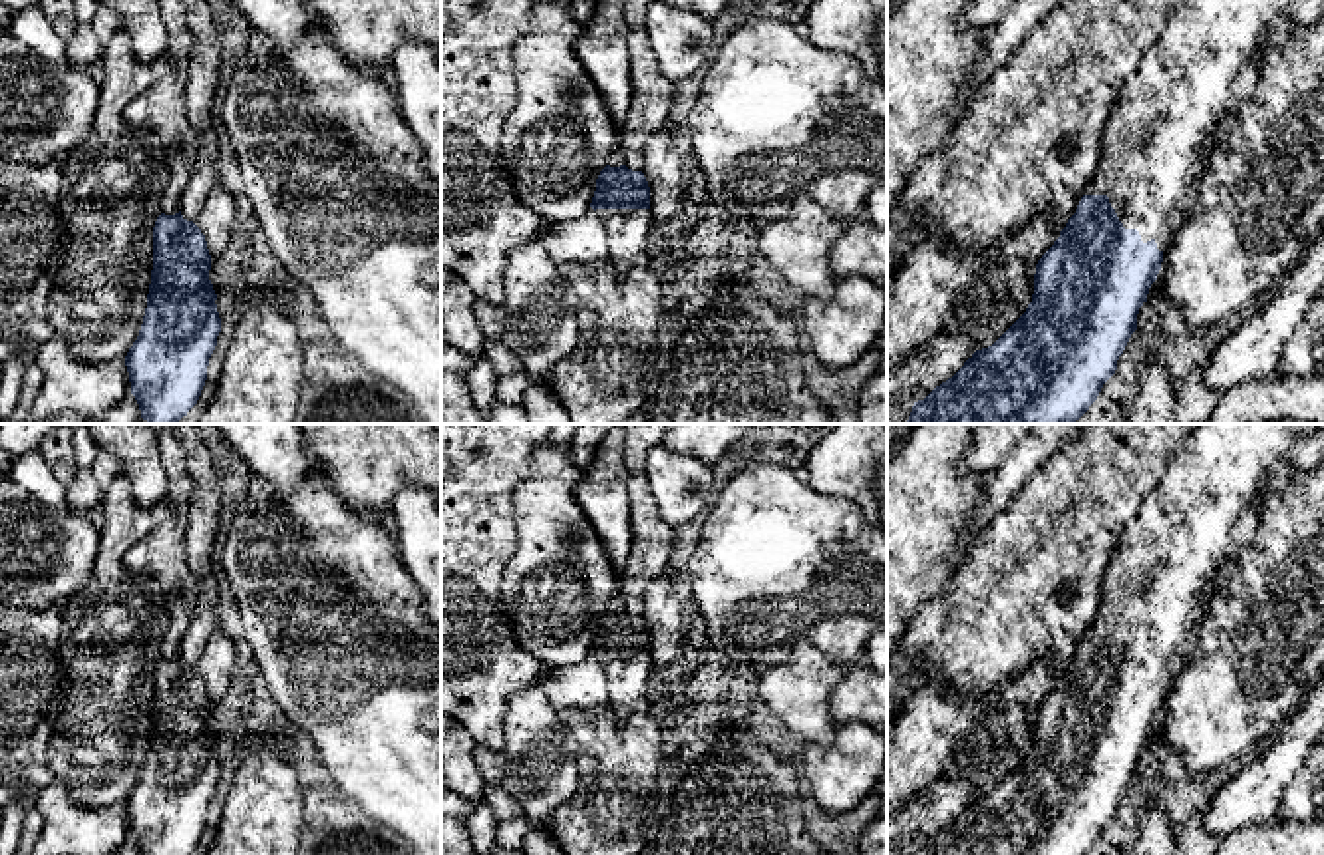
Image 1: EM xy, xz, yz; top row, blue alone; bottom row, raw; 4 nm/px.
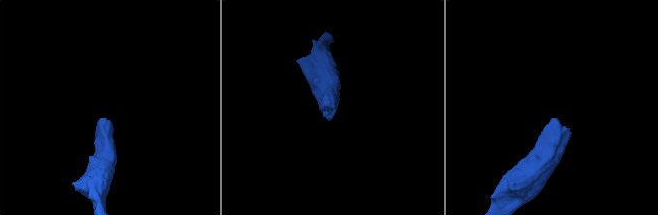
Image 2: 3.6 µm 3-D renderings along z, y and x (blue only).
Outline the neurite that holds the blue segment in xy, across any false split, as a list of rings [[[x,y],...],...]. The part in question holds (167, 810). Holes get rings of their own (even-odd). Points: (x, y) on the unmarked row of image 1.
[[[181,656],[161,658],[153,672],[153,716],[143,770],[125,801],[139,855],[191,855],[197,849],[221,777],[209,716],[211,700],[201,674]]]

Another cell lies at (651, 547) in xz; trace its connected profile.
[[[628,471],[626,493],[630,497],[632,541],[624,569],[618,575],[618,593],[626,597],[624,610],[632,616],[644,614],[644,591],[650,581],[668,571],[674,529],[658,513],[644,471]]]

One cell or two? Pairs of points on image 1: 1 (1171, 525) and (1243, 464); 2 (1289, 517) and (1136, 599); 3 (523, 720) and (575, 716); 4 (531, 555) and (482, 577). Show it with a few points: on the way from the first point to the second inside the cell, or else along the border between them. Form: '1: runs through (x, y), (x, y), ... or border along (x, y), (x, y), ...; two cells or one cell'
1: runs through (1189, 510), (1225, 474); one cell
2: border along (1251, 539), (1215, 571); two cells
3: border along (557, 712), (557, 718), (575, 742), (577, 762); two cells
4: border along (515, 521), (517, 547), (499, 583), (503, 613); two cells

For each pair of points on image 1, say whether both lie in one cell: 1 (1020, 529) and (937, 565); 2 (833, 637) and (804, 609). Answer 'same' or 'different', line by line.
1: different
2: same

